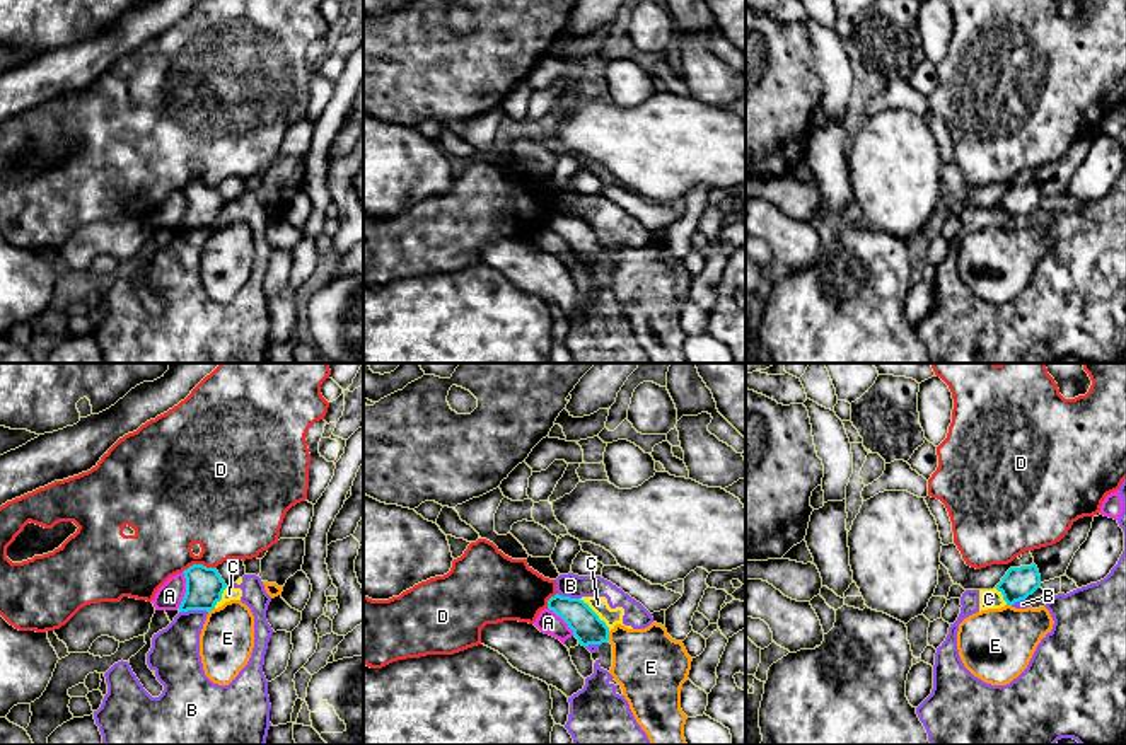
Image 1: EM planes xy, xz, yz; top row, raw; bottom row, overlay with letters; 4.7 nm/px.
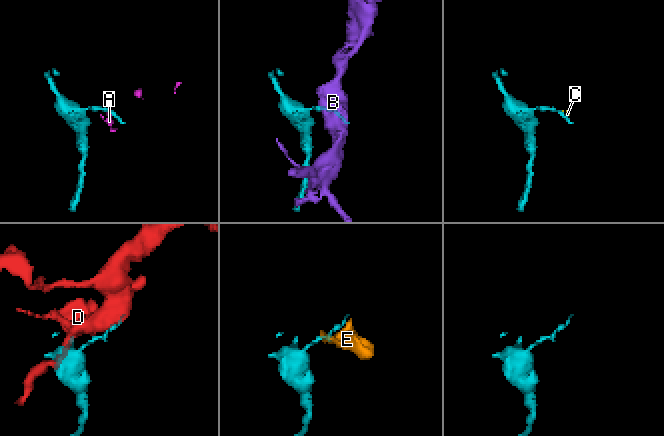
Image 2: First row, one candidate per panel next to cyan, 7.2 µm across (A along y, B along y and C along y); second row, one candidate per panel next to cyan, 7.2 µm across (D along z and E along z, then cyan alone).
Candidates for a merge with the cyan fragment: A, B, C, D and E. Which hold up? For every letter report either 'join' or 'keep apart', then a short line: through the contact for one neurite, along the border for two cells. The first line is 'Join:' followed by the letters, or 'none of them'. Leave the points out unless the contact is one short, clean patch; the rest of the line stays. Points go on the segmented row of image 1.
Join: none of them
A: keep apart | xy (183, 571), (185, 597), (178, 607)
B: keep apart
C: keep apart | xz (579, 599), (609, 629)
D: keep apart
E: keep apart | xz (608, 631), (609, 640)

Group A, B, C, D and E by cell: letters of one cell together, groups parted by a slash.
A / B C / D / E

